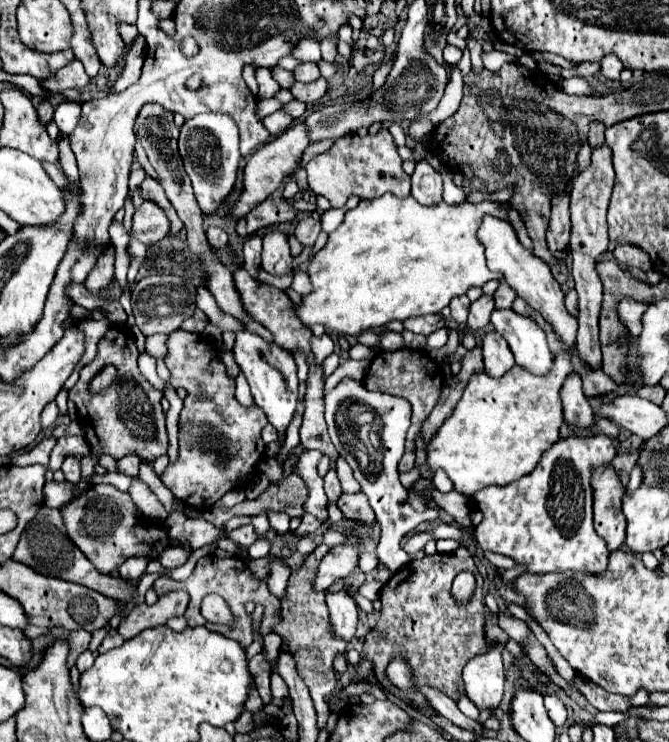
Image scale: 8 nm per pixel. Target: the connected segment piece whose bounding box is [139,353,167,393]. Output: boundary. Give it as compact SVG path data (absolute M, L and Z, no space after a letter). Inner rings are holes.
M139 355L139 371L143 373L143 377L155 387L159 389L161 393L165 393L167 389L167 381L163 381L159 375L157 375L157 369L155 369L155 359L149 357L149 355Z

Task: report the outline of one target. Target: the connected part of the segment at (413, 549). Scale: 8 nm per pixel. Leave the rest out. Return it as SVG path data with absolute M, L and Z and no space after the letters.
M419 532L412 536L407 543L404 545L403 549L408 554L414 554L422 550L425 544L433 540L433 536L428 532Z

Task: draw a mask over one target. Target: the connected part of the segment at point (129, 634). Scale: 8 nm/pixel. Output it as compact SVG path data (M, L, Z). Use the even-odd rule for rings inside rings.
M173 591L173 593L161 595L159 601L151 607L145 603L133 607L131 613L121 621L117 631L123 635L123 639L133 639L145 629L167 625L169 619L183 615L187 609L187 603L189 599L185 591Z

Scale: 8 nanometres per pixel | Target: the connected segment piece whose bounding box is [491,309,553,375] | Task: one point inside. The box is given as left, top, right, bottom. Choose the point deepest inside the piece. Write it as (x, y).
(527, 341)

